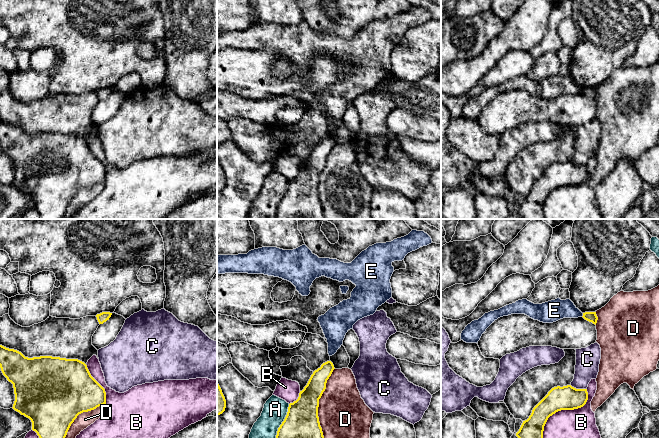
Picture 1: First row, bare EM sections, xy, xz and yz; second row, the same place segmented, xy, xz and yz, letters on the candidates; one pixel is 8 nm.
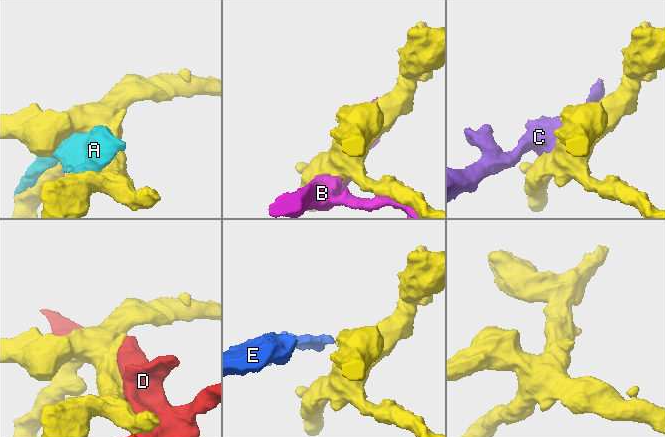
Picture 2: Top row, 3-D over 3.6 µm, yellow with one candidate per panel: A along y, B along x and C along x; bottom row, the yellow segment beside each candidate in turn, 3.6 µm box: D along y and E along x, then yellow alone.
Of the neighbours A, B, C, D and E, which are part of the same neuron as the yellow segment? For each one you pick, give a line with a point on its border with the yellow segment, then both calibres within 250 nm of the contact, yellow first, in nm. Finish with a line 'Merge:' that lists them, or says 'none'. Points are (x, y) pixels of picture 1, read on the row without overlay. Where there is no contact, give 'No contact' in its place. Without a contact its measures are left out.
Merge: none

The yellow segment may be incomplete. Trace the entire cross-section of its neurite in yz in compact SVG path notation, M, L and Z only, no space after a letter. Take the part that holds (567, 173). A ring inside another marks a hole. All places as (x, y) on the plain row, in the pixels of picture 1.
M571 161L552 164L516 209L520 219L545 219L543 207L548 194L561 186L581 184L587 176L587 165L576 165Z

